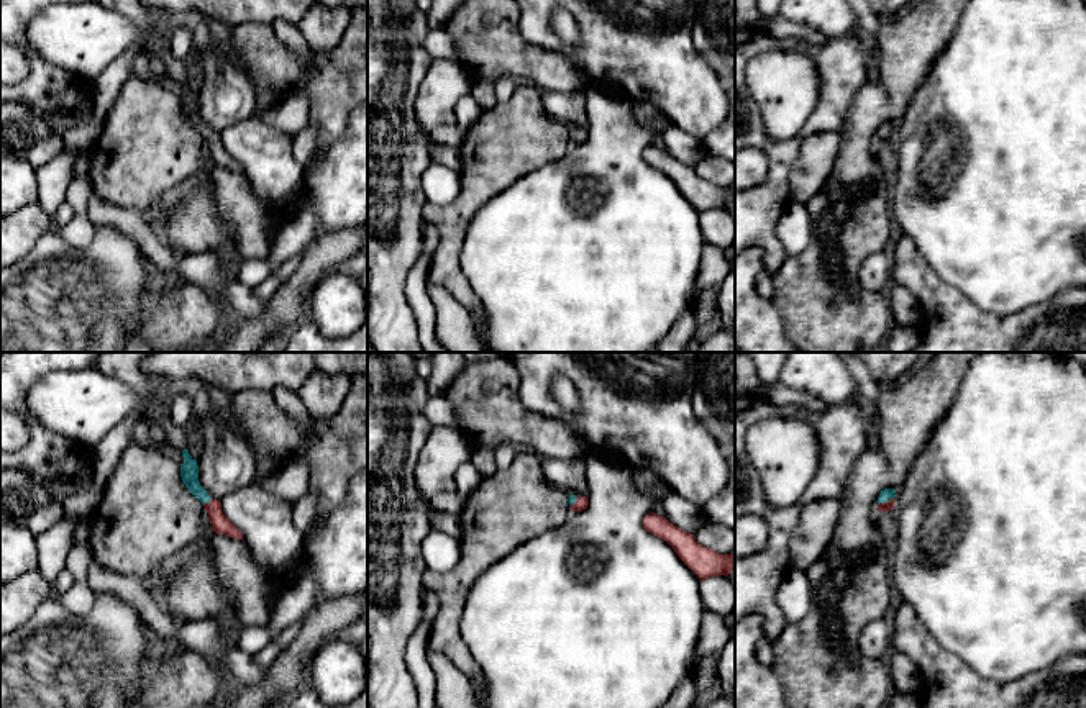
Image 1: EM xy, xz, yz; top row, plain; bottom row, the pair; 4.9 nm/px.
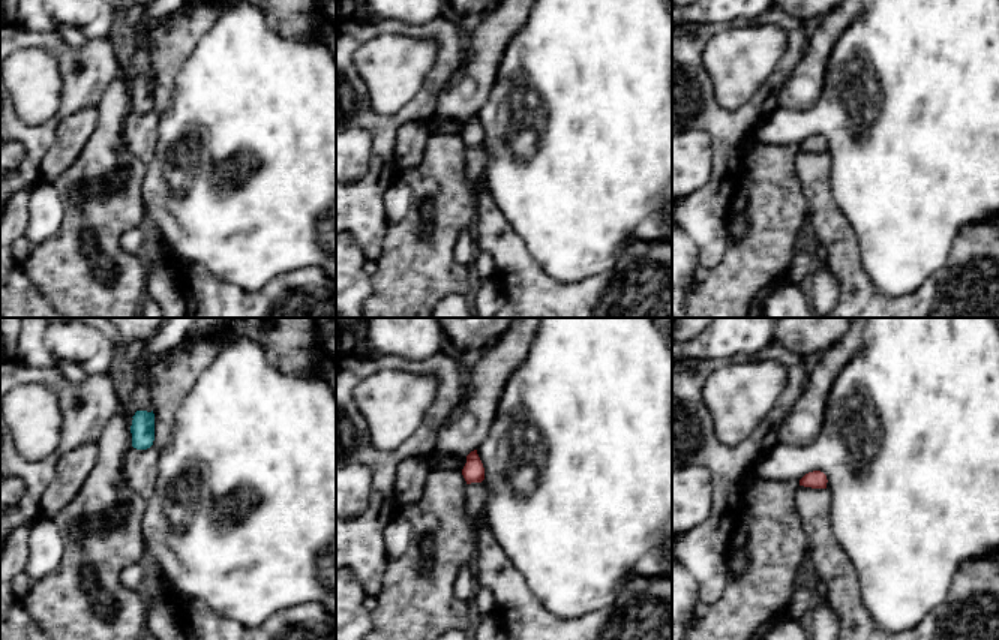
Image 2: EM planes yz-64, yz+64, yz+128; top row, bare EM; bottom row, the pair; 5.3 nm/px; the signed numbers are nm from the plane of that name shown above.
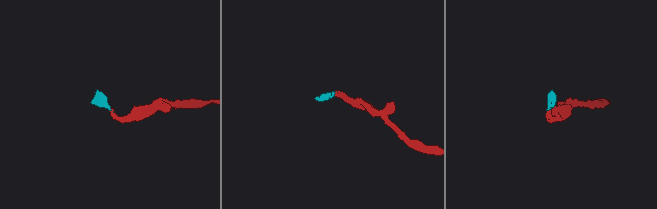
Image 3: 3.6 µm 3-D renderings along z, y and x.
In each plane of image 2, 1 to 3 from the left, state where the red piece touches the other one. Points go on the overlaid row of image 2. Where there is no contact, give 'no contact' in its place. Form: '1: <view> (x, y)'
1: no contact
2: no contact
3: no contact

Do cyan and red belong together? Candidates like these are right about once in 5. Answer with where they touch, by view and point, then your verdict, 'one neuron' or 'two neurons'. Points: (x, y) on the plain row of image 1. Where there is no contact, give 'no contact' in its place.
meets cyan in xy at (207, 135); one neuron

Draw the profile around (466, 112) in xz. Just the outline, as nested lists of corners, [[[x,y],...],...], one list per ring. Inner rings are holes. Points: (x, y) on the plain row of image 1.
[[[468,93],[461,97],[454,107],[454,125],[468,131],[484,113],[476,98]]]

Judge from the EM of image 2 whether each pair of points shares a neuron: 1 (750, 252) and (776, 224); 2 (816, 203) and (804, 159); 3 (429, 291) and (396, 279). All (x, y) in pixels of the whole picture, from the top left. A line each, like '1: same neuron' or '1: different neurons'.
1: same neuron
2: same neuron
3: same neuron

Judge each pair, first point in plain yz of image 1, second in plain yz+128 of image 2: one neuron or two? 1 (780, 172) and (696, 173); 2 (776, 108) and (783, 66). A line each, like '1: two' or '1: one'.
1: two
2: two

